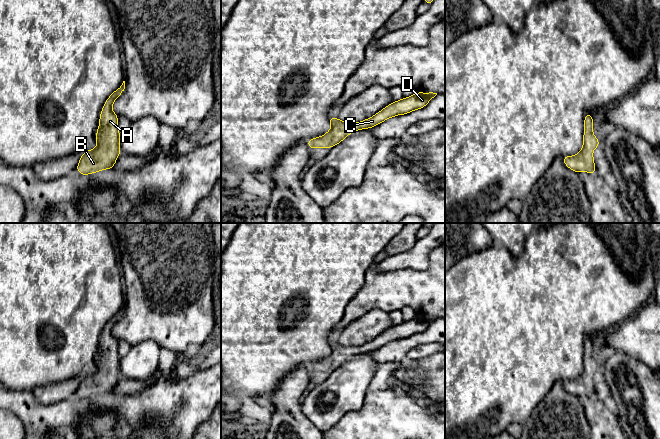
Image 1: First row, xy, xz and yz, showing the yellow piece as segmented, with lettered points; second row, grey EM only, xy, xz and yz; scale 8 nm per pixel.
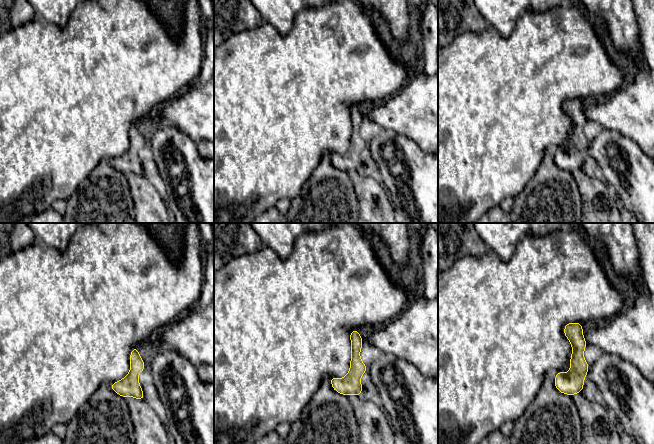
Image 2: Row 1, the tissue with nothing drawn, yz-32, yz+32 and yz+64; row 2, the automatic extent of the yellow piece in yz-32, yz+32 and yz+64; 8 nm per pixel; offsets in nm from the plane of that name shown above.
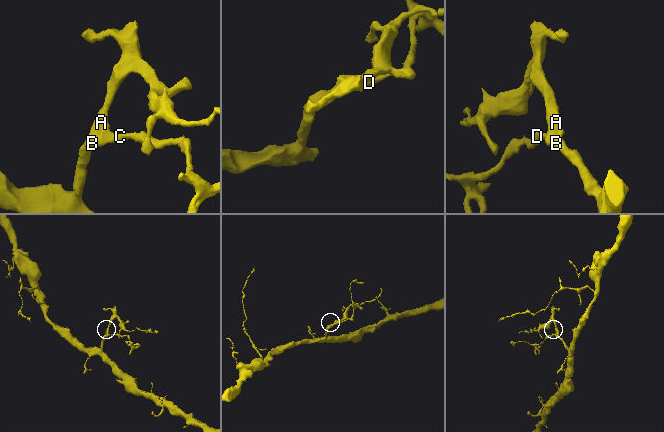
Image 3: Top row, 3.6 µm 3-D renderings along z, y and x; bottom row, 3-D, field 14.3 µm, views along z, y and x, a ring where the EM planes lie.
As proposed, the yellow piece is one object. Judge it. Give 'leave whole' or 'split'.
leave whole

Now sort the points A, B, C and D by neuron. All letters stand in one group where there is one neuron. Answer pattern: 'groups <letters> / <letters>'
groups A B C D

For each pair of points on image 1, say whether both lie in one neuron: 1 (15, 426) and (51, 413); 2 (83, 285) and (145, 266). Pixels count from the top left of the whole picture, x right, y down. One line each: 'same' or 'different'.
1: different
2: different

